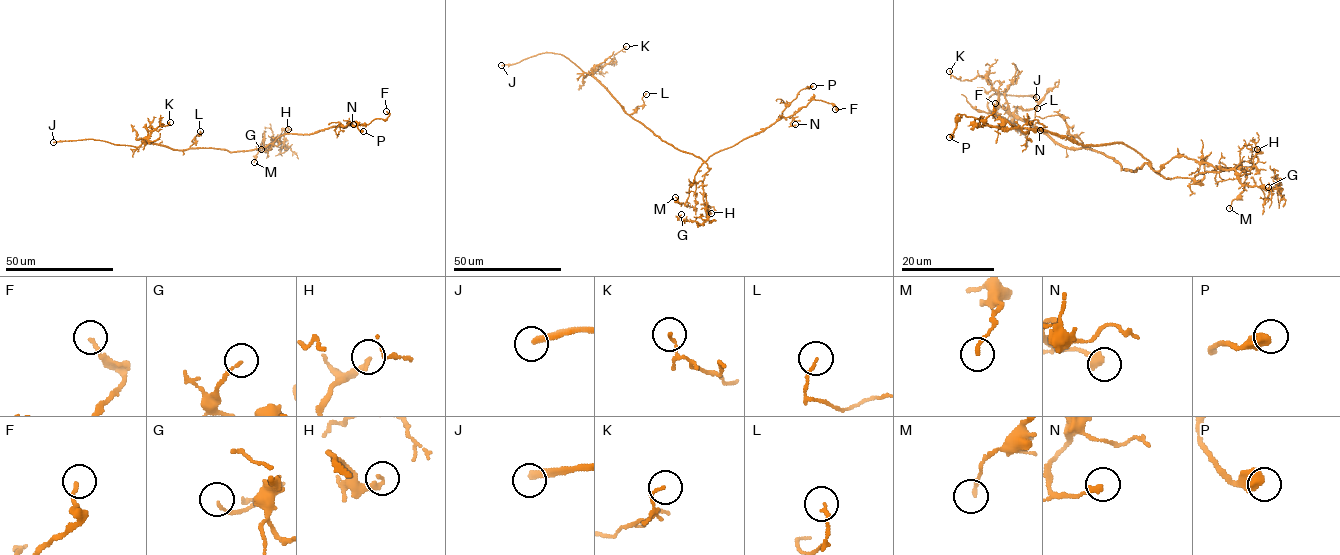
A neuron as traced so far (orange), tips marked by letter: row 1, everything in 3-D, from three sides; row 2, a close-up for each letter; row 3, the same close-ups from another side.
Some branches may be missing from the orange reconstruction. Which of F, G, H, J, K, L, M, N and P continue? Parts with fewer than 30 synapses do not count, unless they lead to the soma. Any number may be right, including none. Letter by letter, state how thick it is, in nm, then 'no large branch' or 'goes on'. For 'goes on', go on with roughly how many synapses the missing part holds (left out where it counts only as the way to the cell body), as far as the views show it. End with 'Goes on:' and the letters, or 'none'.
F: 160 nm | no large branch
G: 130 nm | no large branch
H: 130 nm | no large branch
J: 300 nm | goes on
K: 110 nm | no large branch
L: 110 nm | no large branch
M: 150 nm | no large branch
N: 280 nm | no large branch
P: 480 nm | no large branch
Goes on: J

